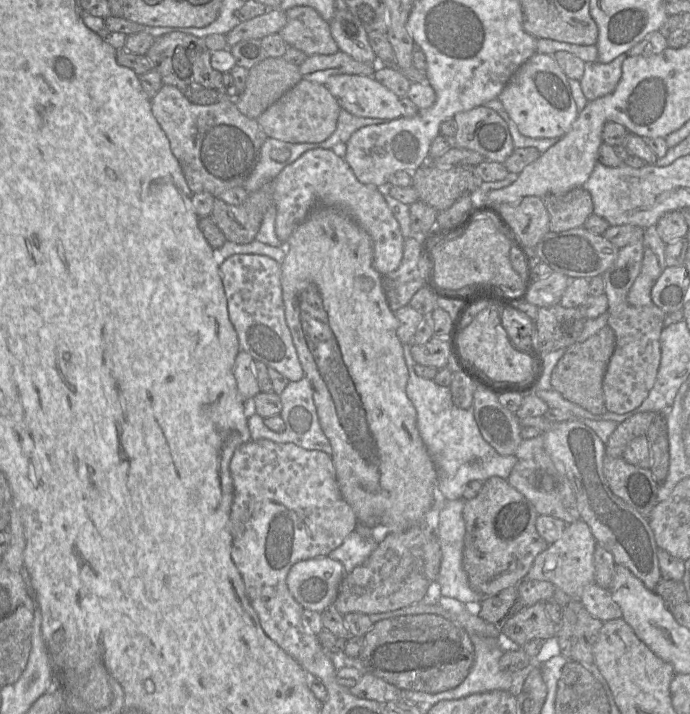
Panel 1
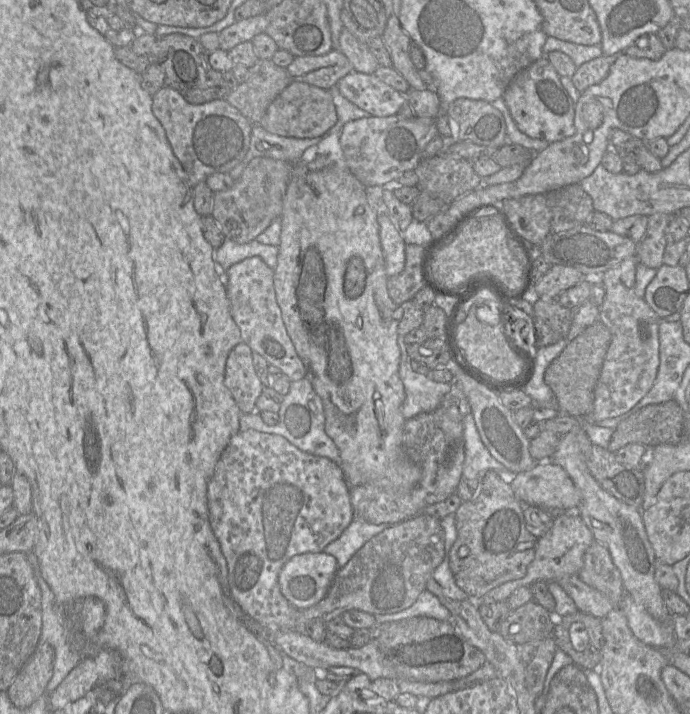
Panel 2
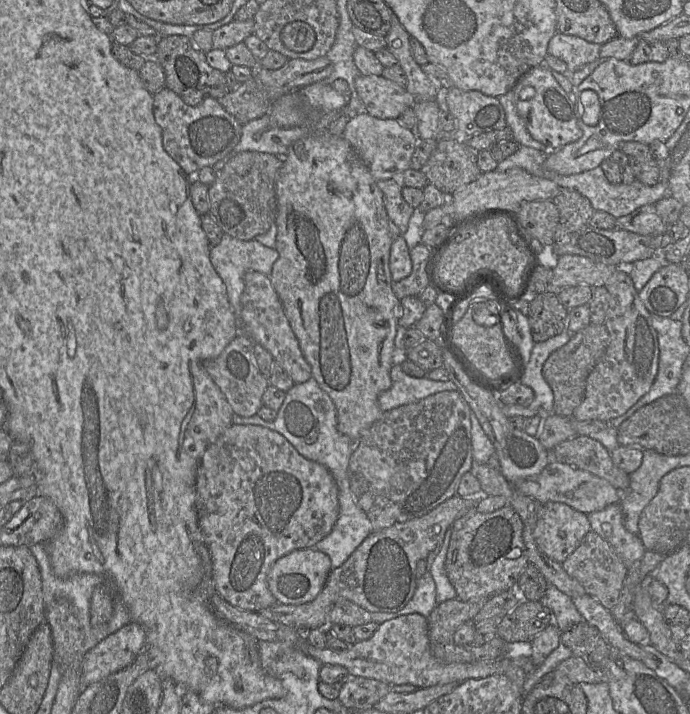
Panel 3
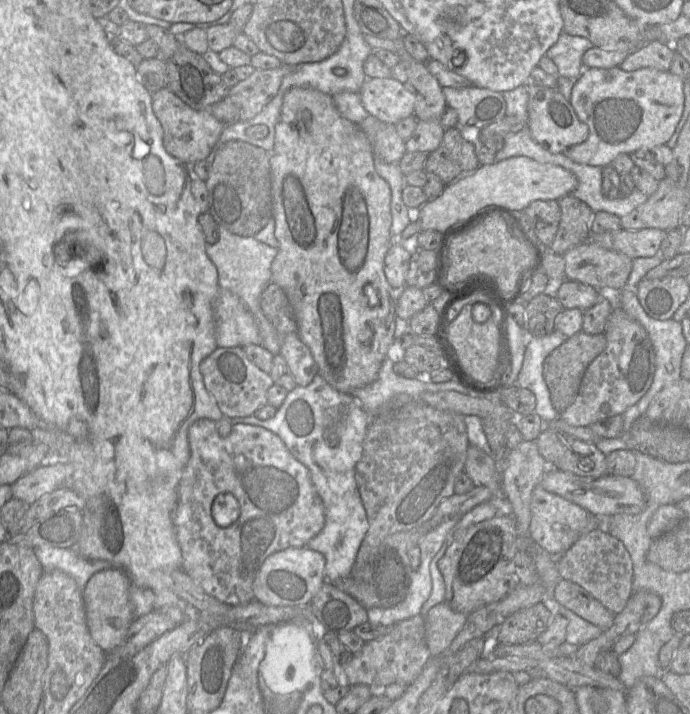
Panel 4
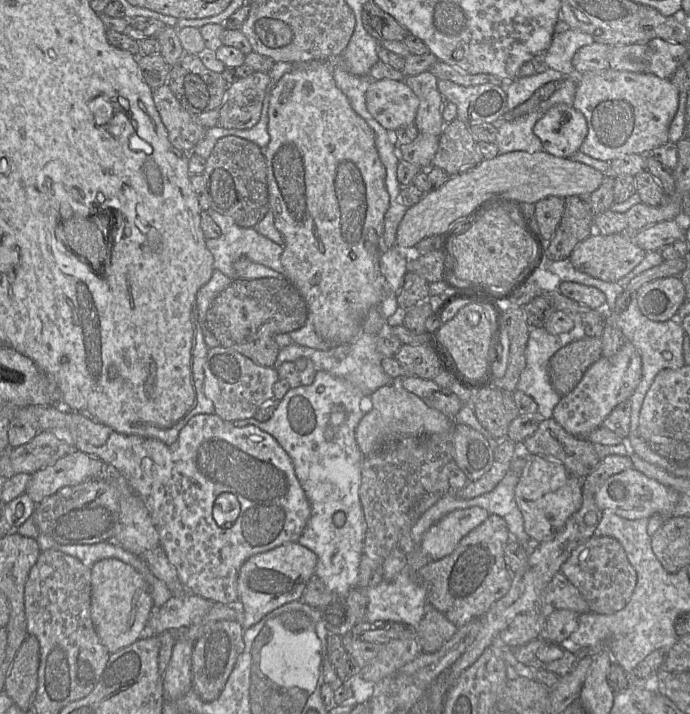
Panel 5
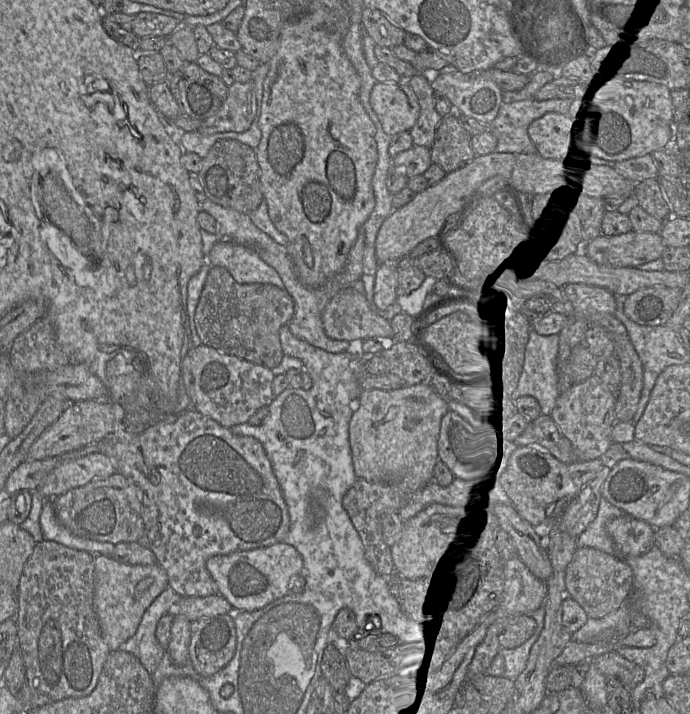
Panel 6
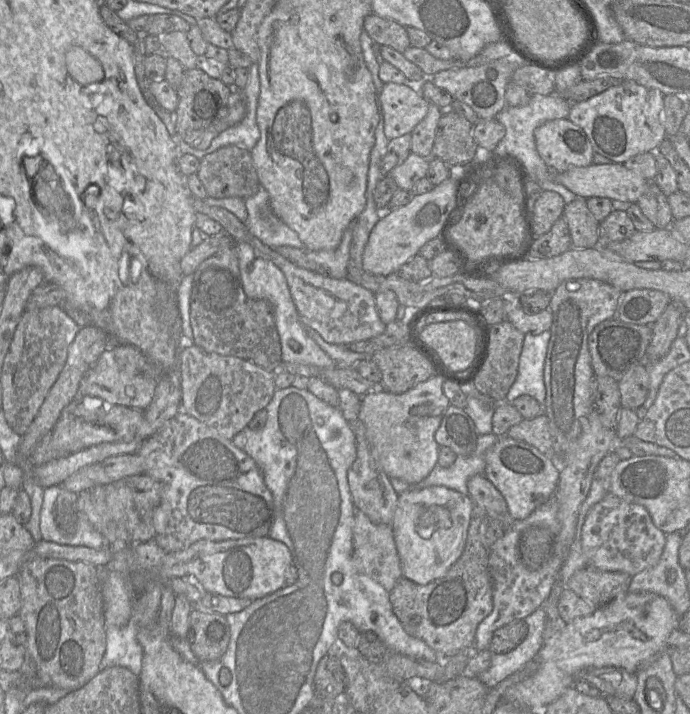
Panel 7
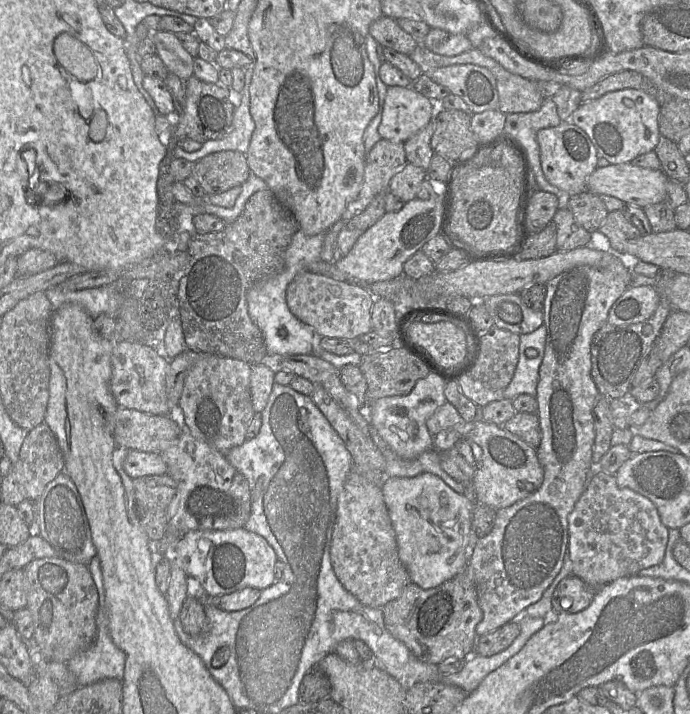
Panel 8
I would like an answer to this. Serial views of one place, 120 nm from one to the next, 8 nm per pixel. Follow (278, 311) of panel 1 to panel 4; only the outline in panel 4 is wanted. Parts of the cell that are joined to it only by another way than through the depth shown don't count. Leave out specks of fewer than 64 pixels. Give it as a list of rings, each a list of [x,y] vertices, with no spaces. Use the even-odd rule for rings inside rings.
[[[298,333],[282,336],[280,355],[286,360],[298,386],[308,386],[318,373],[318,365]]]

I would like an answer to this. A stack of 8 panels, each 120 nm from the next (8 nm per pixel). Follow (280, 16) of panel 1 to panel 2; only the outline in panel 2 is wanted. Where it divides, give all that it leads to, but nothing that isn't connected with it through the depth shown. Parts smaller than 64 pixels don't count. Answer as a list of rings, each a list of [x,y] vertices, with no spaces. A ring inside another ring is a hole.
[[[265,14],[235,21],[218,33],[219,48],[229,51],[240,43],[251,41],[256,35],[265,33],[267,25]]]

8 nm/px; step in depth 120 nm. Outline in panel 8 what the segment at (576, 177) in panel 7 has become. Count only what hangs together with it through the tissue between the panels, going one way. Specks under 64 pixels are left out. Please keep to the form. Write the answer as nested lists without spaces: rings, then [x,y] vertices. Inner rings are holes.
[[[632,163],[609,164],[596,168],[587,179],[587,190],[597,195],[608,195],[641,208],[664,202],[669,178],[662,169],[643,168]]]

